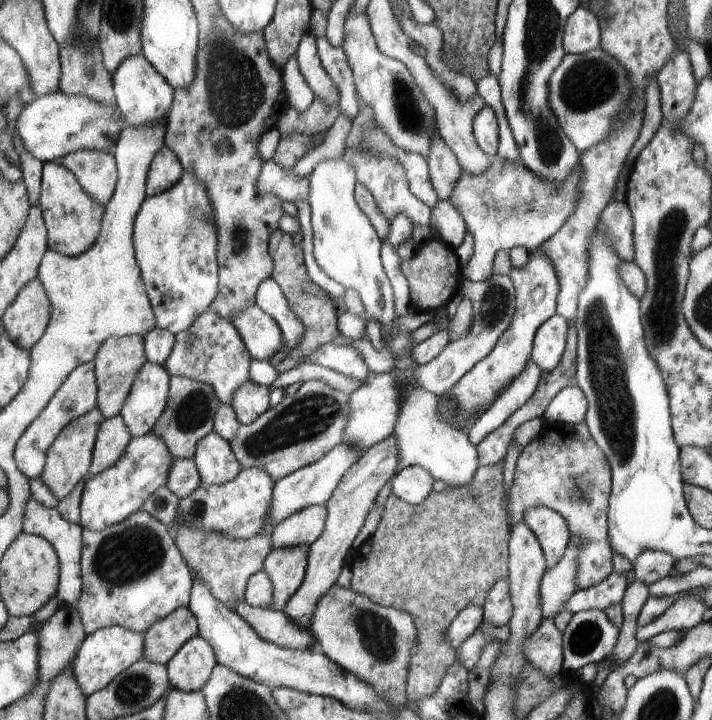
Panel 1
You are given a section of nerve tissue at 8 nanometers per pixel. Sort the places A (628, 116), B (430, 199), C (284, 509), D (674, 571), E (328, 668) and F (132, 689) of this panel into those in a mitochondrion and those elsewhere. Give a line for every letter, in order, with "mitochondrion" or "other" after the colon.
A: mitochondrion
B: other
C: other
D: other
E: other
F: mitochondrion

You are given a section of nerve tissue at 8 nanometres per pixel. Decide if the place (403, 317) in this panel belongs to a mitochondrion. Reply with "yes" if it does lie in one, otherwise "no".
no

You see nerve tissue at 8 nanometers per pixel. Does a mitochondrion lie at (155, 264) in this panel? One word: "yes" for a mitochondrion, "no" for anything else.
no

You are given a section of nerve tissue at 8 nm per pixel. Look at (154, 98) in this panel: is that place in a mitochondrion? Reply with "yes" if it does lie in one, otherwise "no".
no

